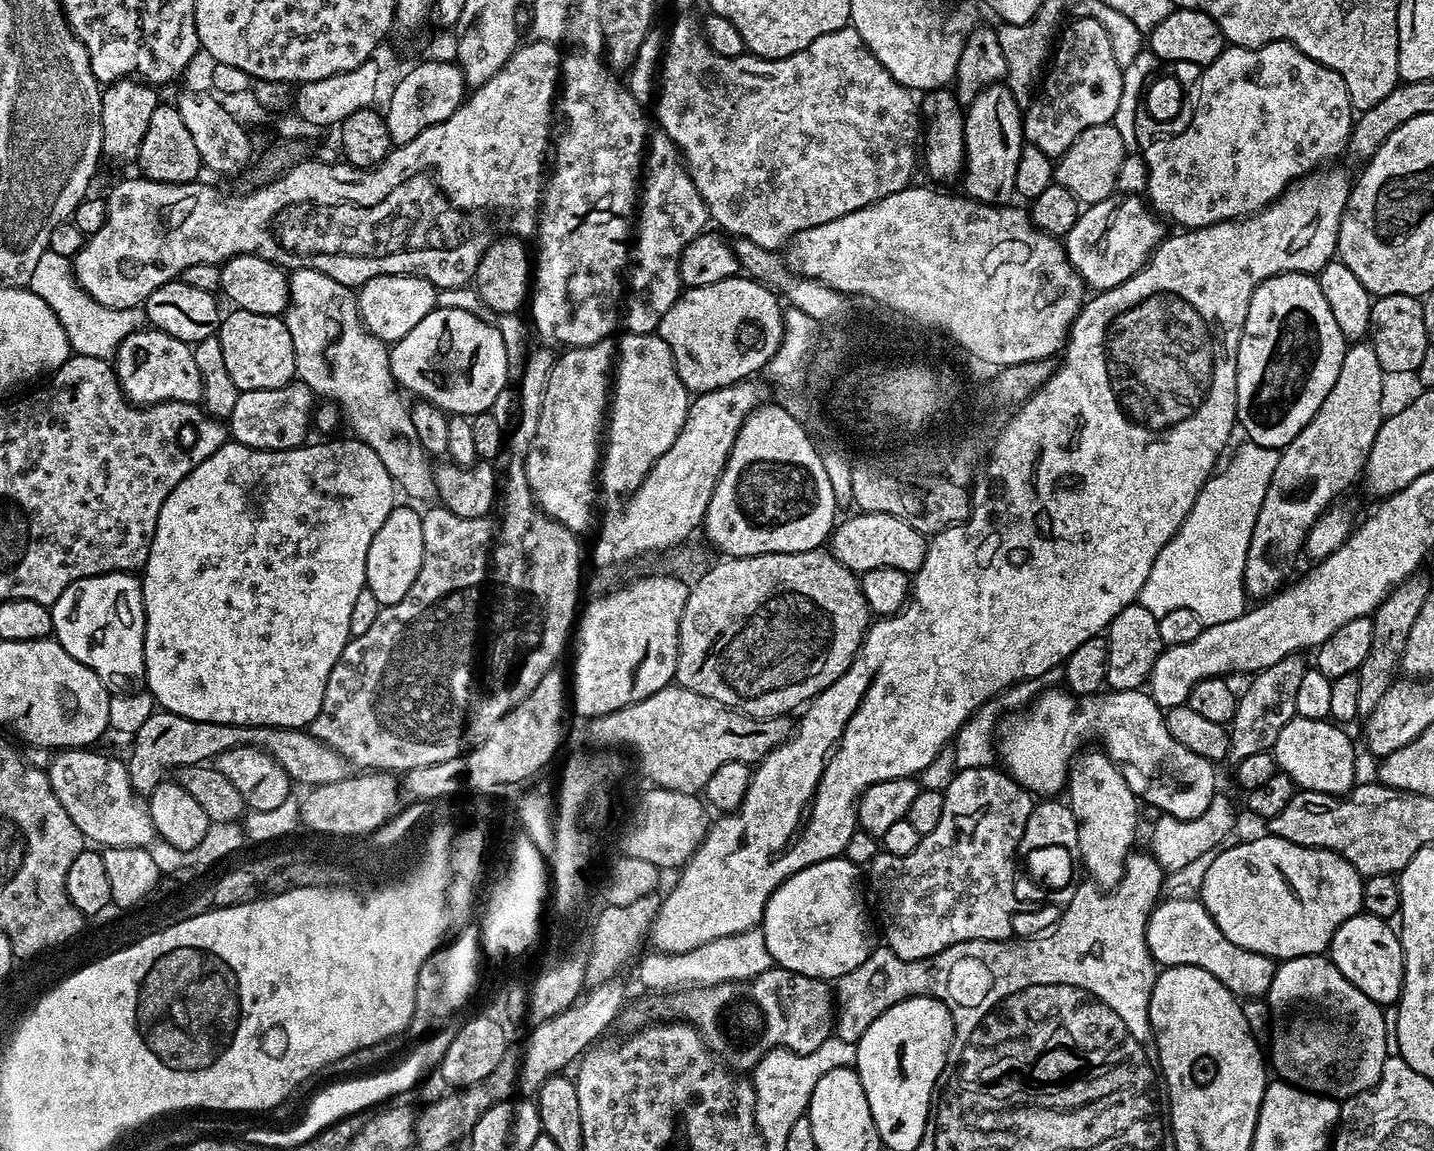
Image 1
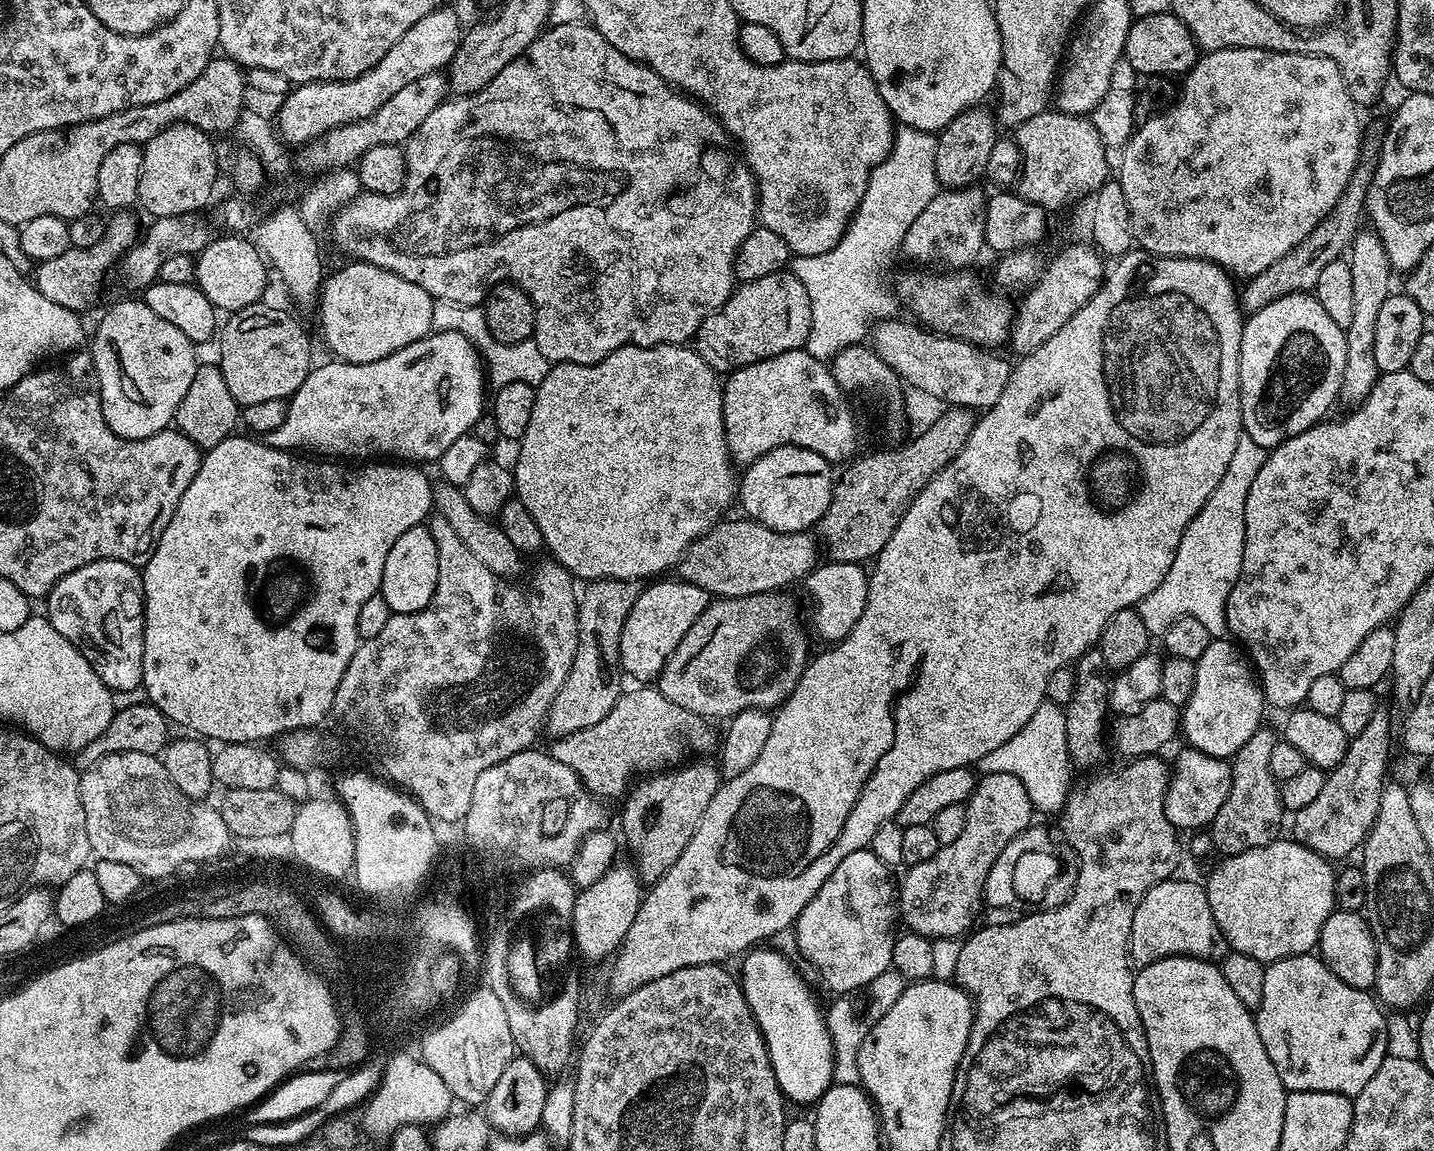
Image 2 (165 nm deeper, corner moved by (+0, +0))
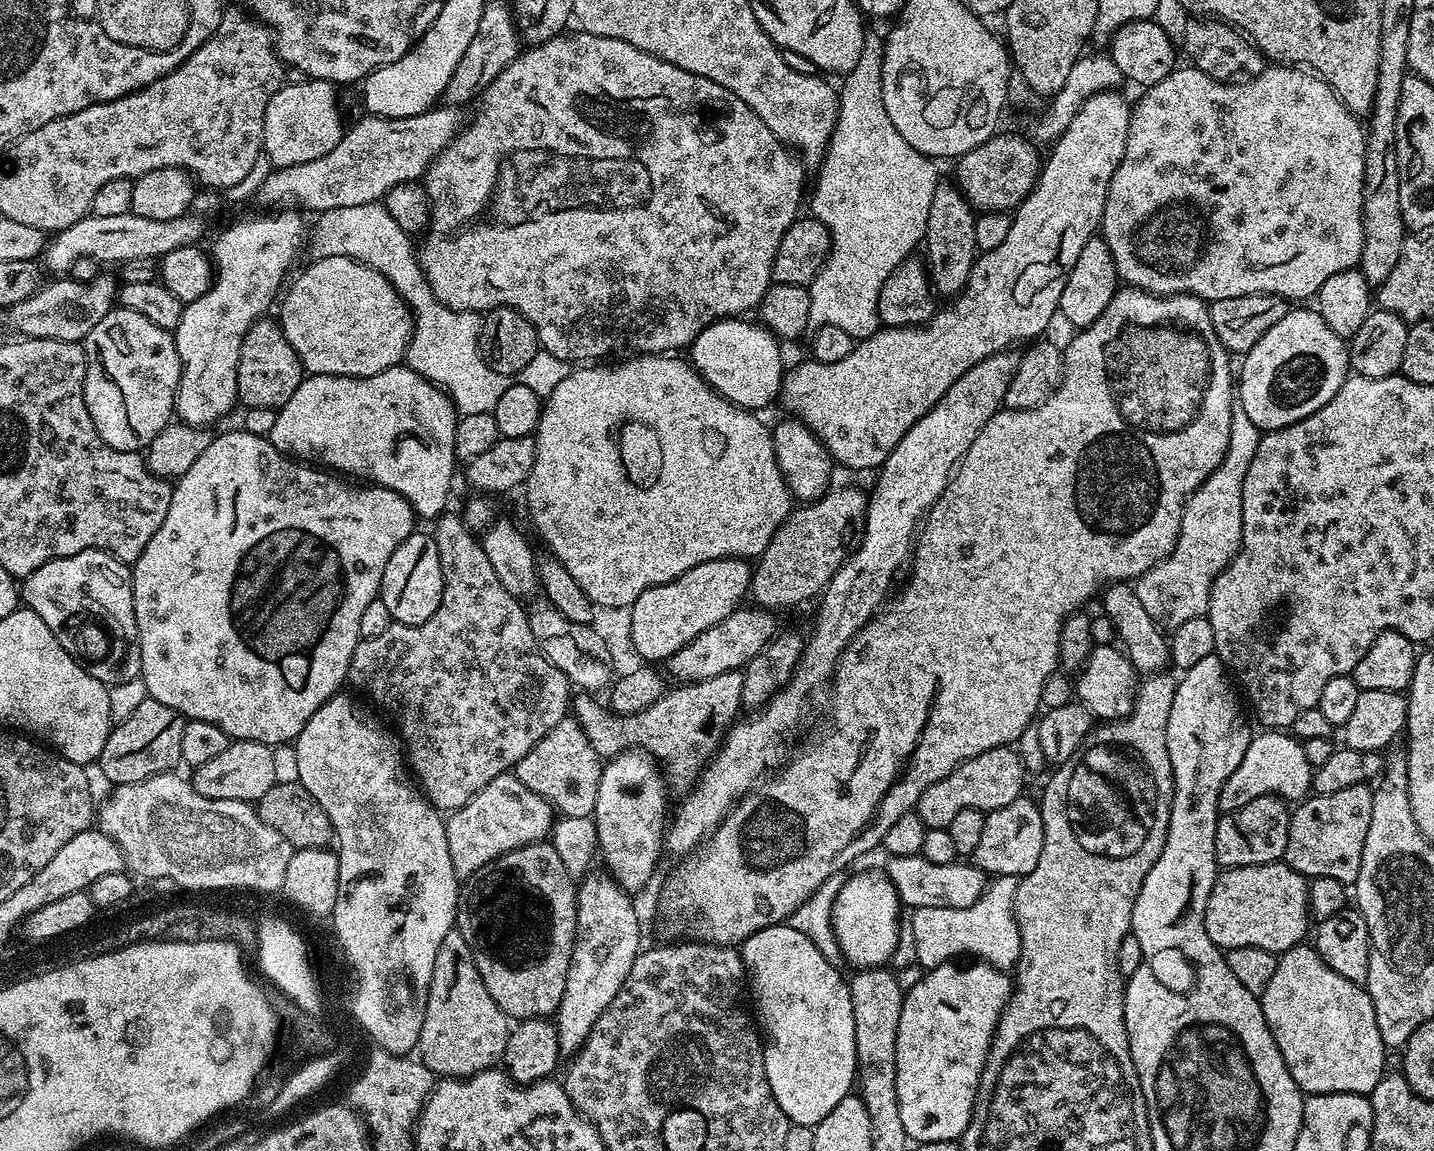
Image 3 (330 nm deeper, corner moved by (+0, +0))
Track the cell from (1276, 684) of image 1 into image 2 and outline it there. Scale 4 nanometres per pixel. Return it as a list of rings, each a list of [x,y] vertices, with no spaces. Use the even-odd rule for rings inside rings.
[[[1262,726],[1231,757],[1232,781],[1230,794],[1226,794],[1226,802],[1222,802],[1222,810],[1212,819],[1210,833],[1212,846],[1221,857],[1242,854],[1246,850],[1254,850],[1258,846],[1266,846],[1277,839],[1280,828],[1280,815],[1286,809],[1280,801],[1280,784],[1270,774],[1270,754],[1274,751],[1278,736]]]

